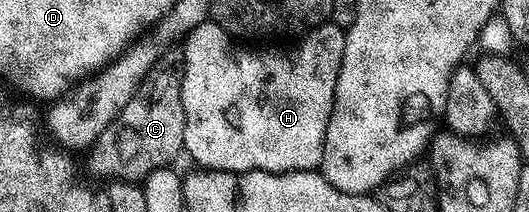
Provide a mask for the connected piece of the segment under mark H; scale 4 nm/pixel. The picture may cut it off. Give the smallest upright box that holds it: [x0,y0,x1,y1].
[181,21,346,171]

